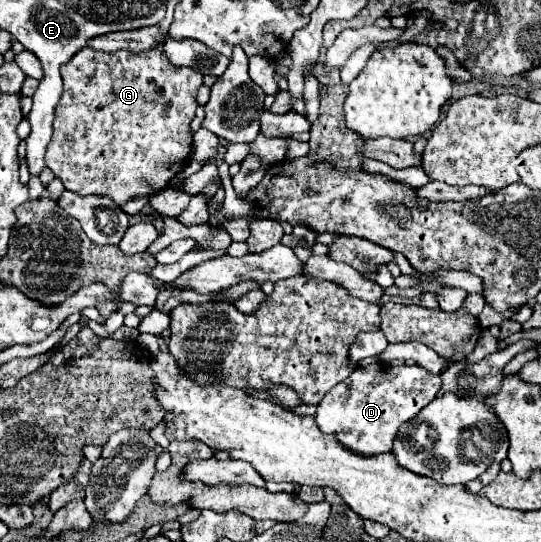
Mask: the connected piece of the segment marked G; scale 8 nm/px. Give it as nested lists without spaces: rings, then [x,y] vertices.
[[[162,44],[150,52],[98,52],[82,48],[70,62],[62,64],[64,94],[56,108],[54,134],[46,150],[46,166],[64,186],[78,194],[100,194],[112,198],[118,206],[138,196],[152,196],[168,186],[182,172],[192,156],[194,134],[190,122],[198,108],[196,92],[202,86],[202,74],[192,68],[174,68],[162,52]]]

